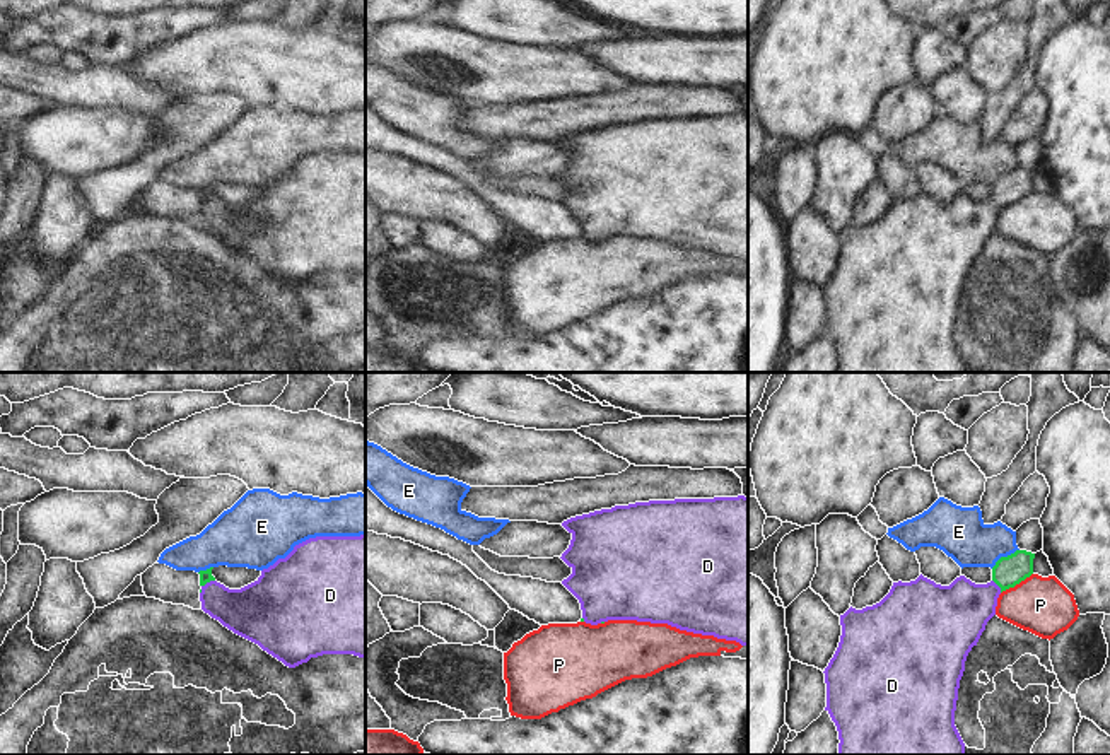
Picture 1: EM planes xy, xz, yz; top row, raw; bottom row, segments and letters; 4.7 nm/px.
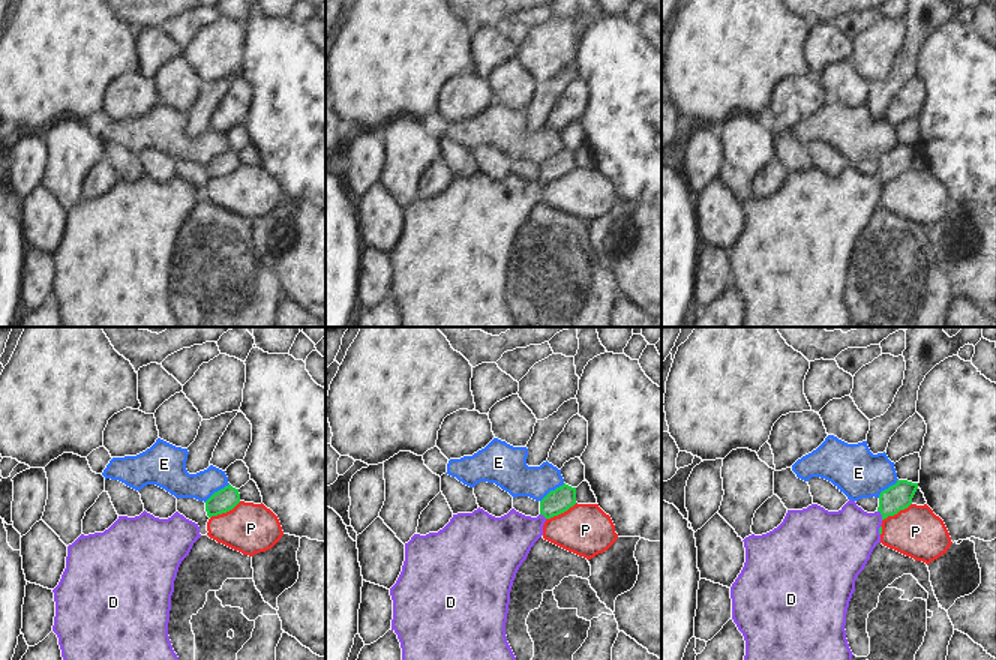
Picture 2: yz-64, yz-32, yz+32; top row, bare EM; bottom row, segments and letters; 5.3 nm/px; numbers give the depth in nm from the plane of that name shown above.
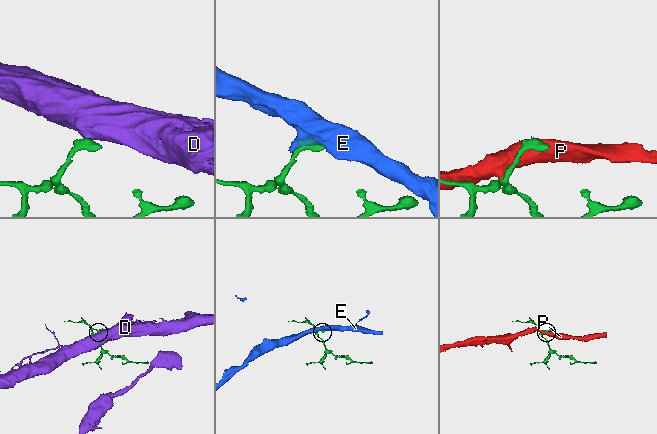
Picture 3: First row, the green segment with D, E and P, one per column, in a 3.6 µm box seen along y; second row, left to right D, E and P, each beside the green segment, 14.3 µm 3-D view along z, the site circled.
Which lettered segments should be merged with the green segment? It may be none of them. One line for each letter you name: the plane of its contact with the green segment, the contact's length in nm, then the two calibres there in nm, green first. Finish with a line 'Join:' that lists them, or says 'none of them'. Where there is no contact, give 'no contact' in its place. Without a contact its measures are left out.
D: xy | 70 nm | 60/240 nm
Join: D

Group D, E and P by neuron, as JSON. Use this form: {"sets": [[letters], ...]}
{"sets": [["D"], ["E"], ["P"]]}

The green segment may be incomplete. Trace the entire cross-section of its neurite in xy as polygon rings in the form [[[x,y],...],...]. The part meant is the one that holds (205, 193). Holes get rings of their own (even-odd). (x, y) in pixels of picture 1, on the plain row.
[[[365,152],[309,155],[241,207],[217,200],[212,186],[198,190],[202,227],[285,284],[323,272],[365,275]]]

